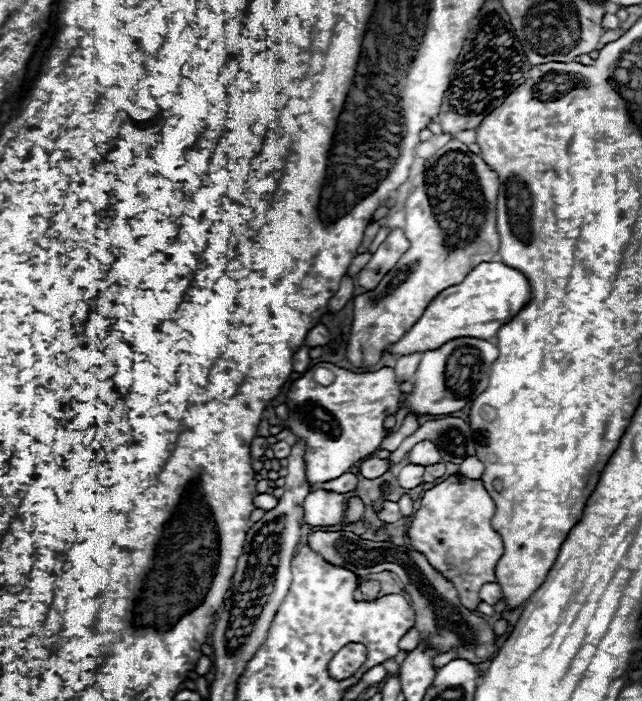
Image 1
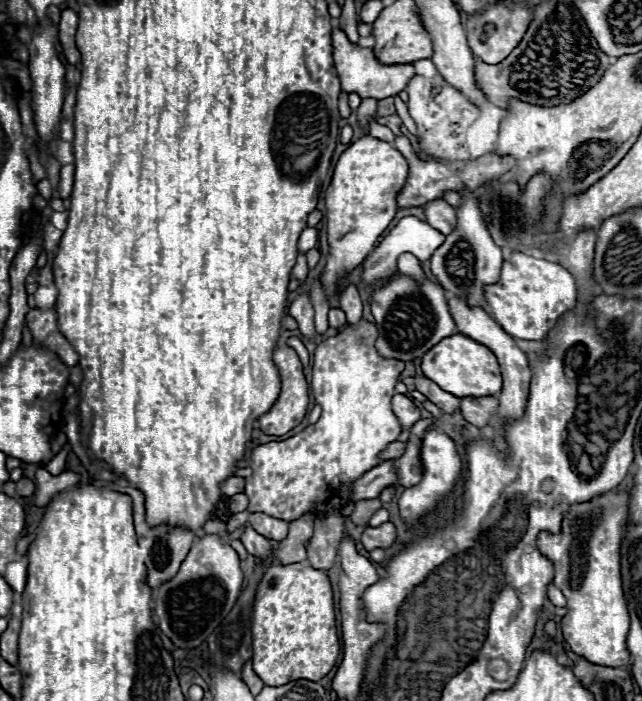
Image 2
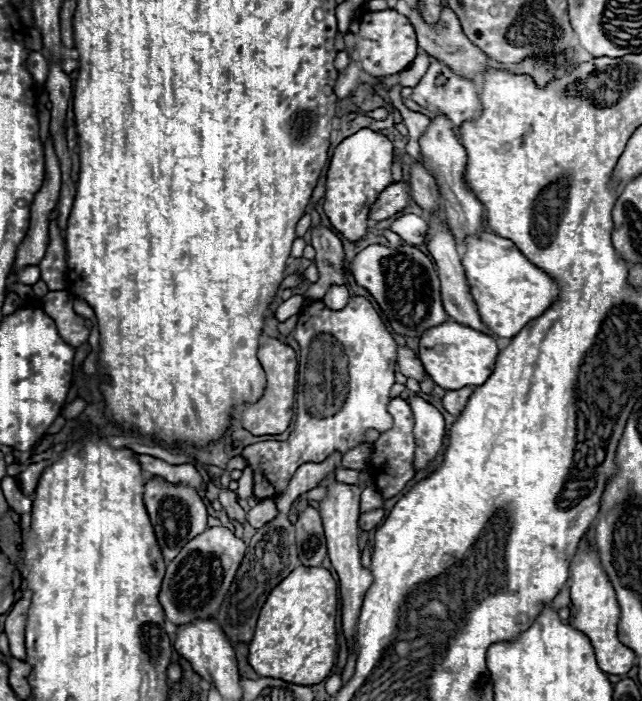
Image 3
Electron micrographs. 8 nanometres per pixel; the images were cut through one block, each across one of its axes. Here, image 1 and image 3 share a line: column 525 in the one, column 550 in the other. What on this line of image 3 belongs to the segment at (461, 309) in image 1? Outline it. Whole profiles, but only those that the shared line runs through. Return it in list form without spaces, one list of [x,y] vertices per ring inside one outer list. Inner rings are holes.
[[[482,234],[482,238],[470,238],[466,242],[466,254],[462,258],[470,292],[474,296],[478,314],[494,334],[502,338],[514,338],[522,326],[540,318],[560,296],[558,282],[536,268],[508,238],[496,234]]]

